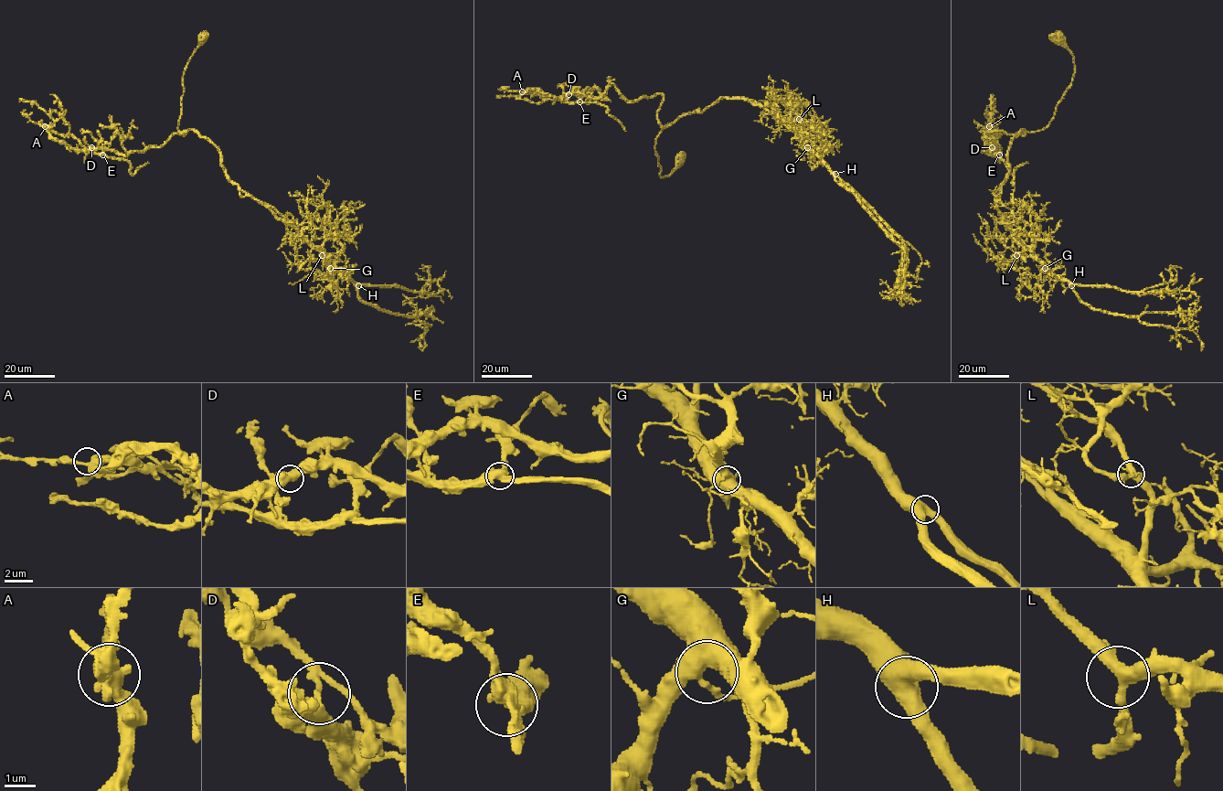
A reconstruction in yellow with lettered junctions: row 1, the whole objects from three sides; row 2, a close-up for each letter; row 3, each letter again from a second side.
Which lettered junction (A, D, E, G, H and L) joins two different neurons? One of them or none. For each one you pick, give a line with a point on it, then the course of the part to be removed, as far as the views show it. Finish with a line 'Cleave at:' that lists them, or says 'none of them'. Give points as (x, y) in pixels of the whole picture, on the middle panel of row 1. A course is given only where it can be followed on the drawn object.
D: place (568, 94); course (568, 94), (566, 96), (568, 101), (602, 104), (607, 112), (625, 131)
Cleave at: D

